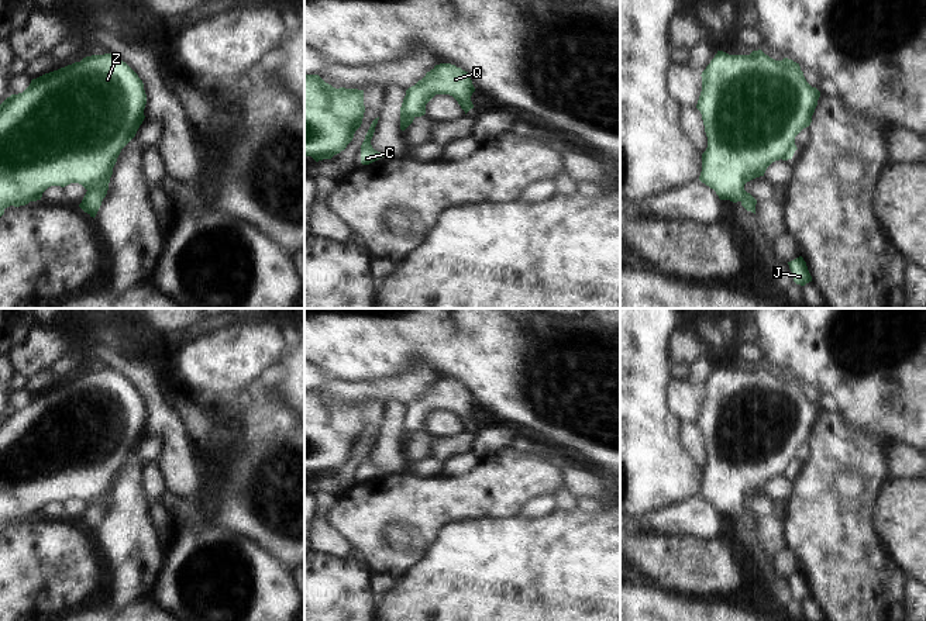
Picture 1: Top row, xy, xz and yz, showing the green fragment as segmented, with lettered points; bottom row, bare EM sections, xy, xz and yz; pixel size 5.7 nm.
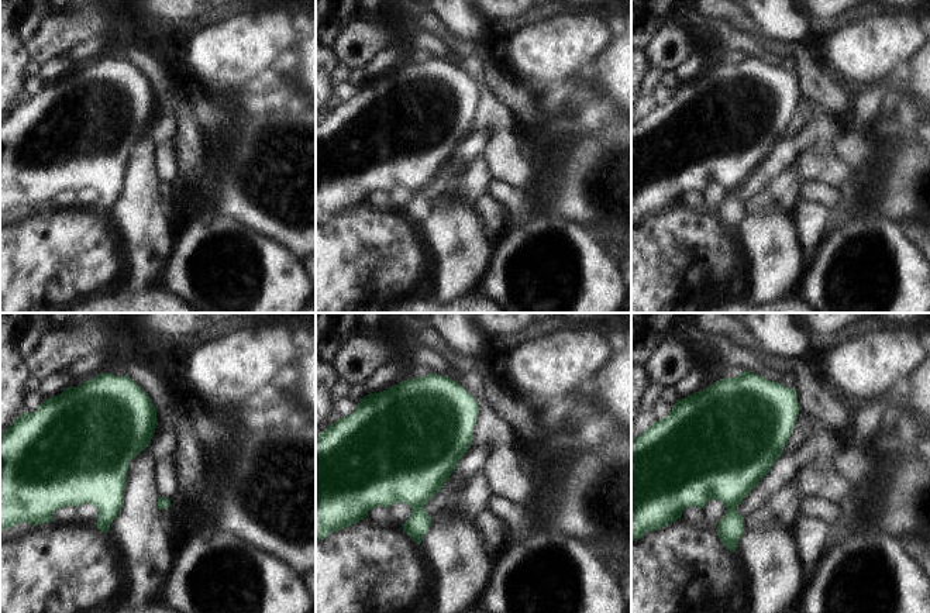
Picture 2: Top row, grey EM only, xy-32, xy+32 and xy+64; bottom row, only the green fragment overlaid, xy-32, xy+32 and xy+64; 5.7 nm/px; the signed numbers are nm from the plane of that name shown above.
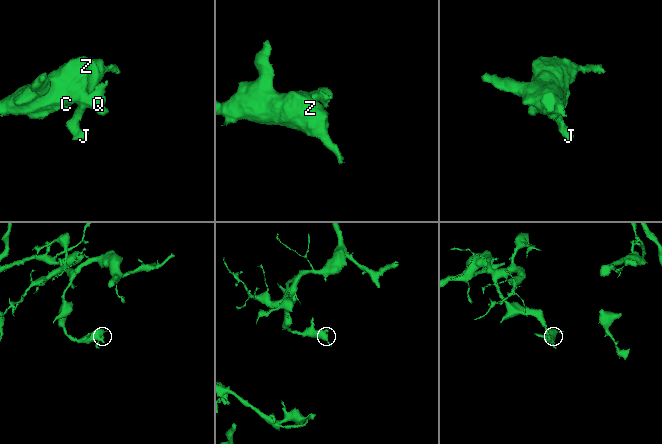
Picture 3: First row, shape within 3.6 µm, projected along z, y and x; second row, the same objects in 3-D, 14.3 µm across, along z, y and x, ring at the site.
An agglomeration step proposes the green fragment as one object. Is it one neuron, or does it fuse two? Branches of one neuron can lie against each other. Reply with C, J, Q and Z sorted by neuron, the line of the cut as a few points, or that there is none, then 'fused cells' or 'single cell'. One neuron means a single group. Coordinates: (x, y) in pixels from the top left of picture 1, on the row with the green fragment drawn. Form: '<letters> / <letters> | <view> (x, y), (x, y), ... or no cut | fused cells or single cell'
C J Q Z | no cut | single cell

